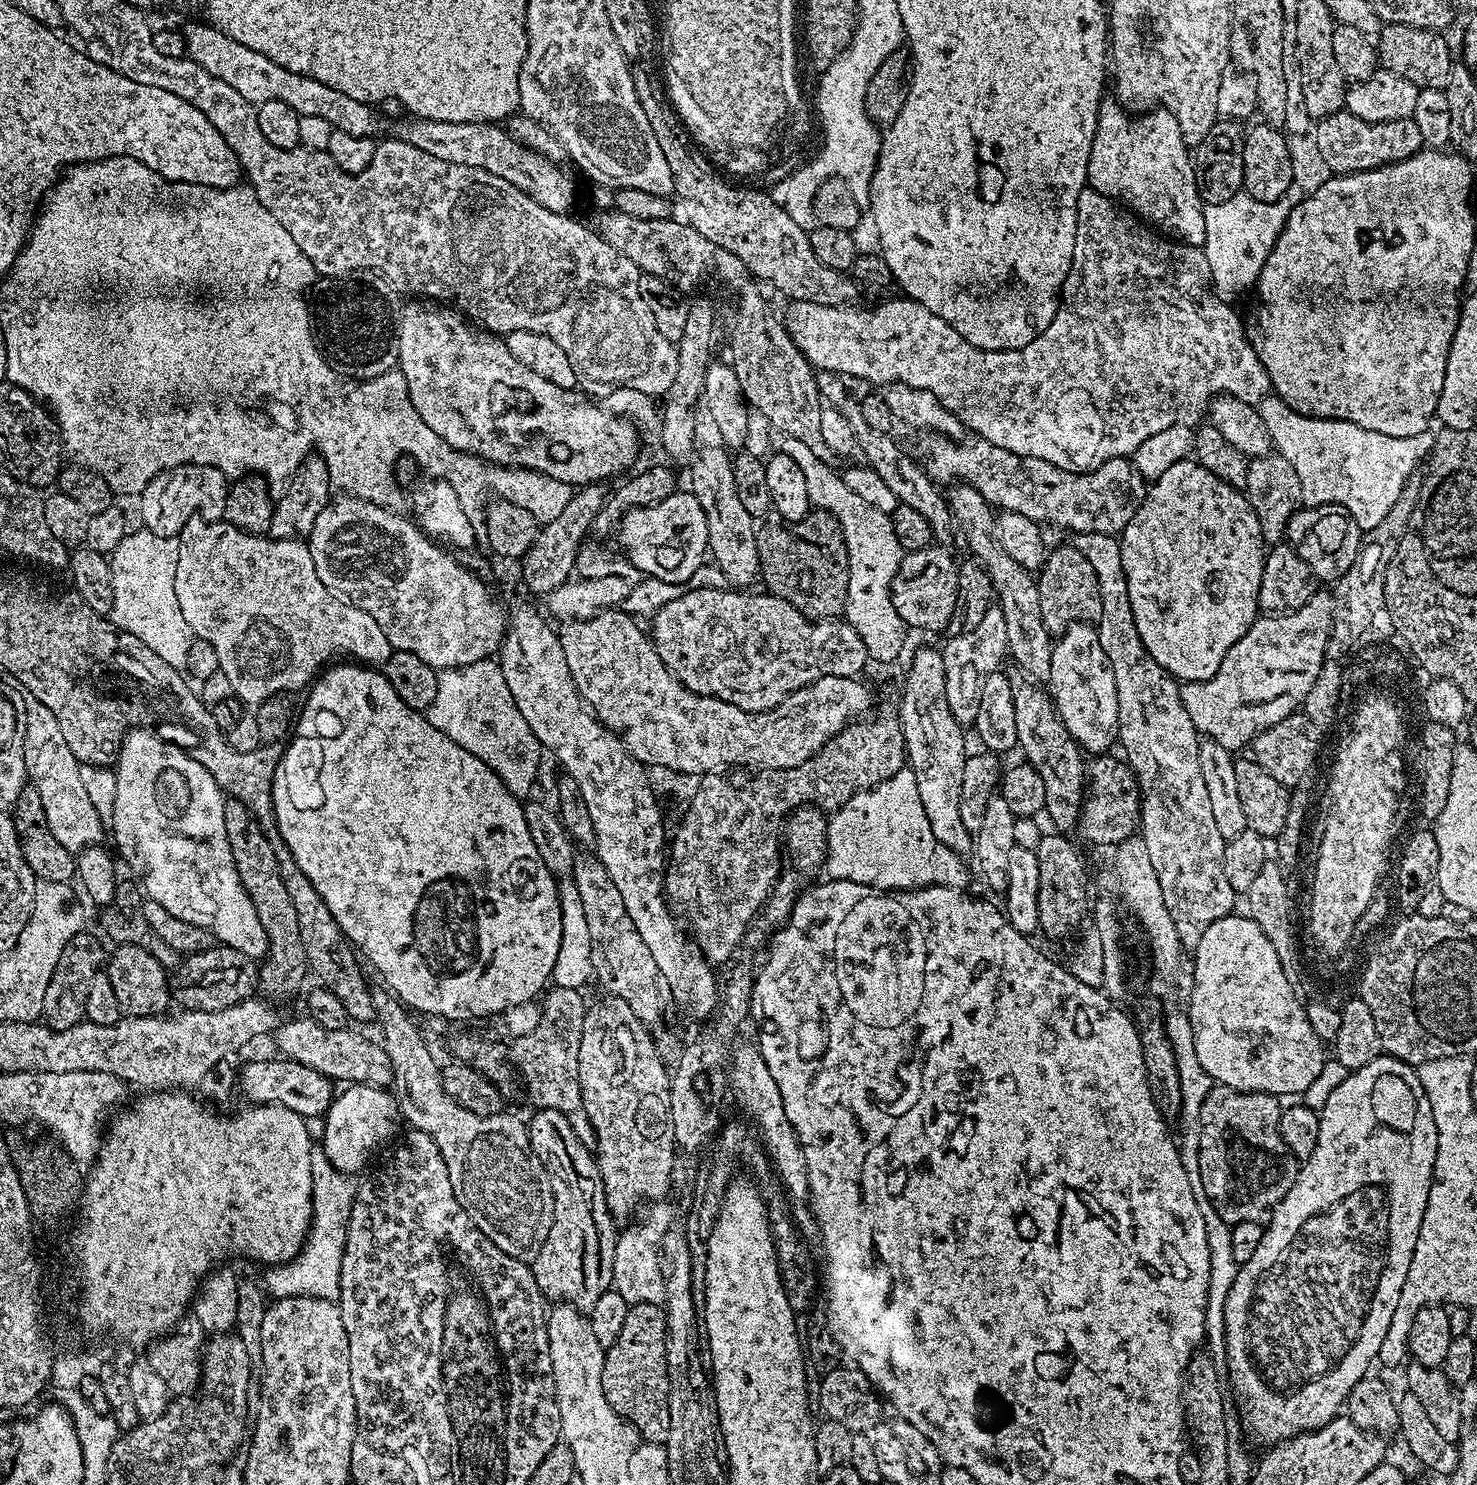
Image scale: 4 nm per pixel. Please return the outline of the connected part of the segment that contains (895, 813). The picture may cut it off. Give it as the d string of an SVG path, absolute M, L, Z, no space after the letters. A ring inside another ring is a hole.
M905 766L898 774L894 774L894 778L853 794L840 809L828 816L828 850L823 866L827 879L858 882L885 892L915 890L930 884L964 890L969 887L968 868L960 860L963 860L961 853L950 850L938 842L938 838L934 838L934 830L930 830L930 818L926 818L922 798L918 798L918 782L911 767Z

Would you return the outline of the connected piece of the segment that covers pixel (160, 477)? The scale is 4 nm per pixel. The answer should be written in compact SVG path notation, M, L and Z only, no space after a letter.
M183 464L160 472L142 490L138 497L140 520L145 529L159 536L179 537L186 522L199 519L222 520L226 510L226 498L230 487L229 477L214 466Z

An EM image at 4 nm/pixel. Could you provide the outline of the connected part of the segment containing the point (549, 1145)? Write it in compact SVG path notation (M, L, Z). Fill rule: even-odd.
M545 1108L533 1111L533 1113L532 1120L527 1121L528 1137L532 1153L548 1171L548 1181L554 1194L554 1218L550 1226L550 1234L546 1234L546 1242L542 1242L542 1250L538 1250L536 1257L530 1261L530 1267L544 1297L552 1302L570 1304L579 1312L588 1314L598 1298L612 1288L618 1228L615 1228L617 1225L614 1223L614 1217L608 1212L608 1203L604 1197L604 1183L600 1175L572 1176L571 1170L568 1169L572 1164L568 1155L572 1152L574 1137L566 1118L562 1118L558 1110Z

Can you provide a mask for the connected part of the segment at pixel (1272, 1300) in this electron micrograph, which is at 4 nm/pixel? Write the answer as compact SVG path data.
M1387 1054L1378 1055L1374 1058L1374 1062L1366 1062L1366 1066L1349 1071L1348 1077L1341 1082L1337 1089L1334 1089L1333 1093L1330 1094L1330 1098L1326 1099L1324 1108L1320 1109L1319 1113L1318 1146L1314 1146L1314 1154L1310 1154L1310 1158L1299 1165L1295 1182L1293 1182L1290 1190L1282 1198L1282 1202L1278 1202L1275 1208L1272 1209L1272 1214L1266 1221L1266 1227L1262 1234L1261 1242L1258 1243L1257 1250L1251 1255L1249 1261L1239 1265L1237 1277L1234 1278L1229 1296L1225 1302L1225 1348L1228 1351L1228 1374L1226 1380L1227 1383L1232 1383L1232 1388L1236 1391L1232 1392L1238 1401L1243 1423L1250 1429L1251 1435L1253 1432L1256 1436L1265 1436L1266 1439L1272 1440L1270 1442L1283 1442L1292 1439L1293 1436L1300 1436L1304 1432L1315 1432L1317 1428L1321 1428L1324 1424L1336 1419L1337 1416L1341 1415L1342 1409L1348 1403L1350 1390L1354 1390L1354 1386L1363 1376L1369 1375L1371 1368L1368 1367L1371 1366L1372 1360L1374 1364L1374 1361L1380 1355L1382 1338L1386 1338L1386 1326L1390 1326L1390 1318L1398 1307L1398 1298L1402 1294L1402 1282L1406 1282L1406 1274L1410 1271L1410 1258L1414 1258L1414 1246L1418 1242L1418 1230L1422 1230L1422 1214L1426 1214L1426 1202L1430 1198L1430 1186L1432 1185L1434 1158L1438 1150L1438 1130L1434 1126L1434 1110L1430 1110L1430 1098L1426 1098L1426 1090L1422 1090L1419 1071L1413 1065Z

